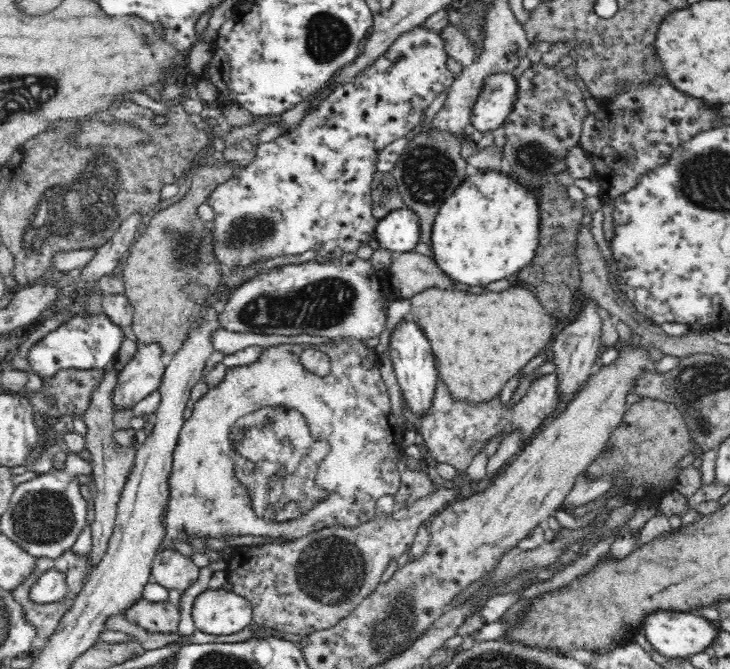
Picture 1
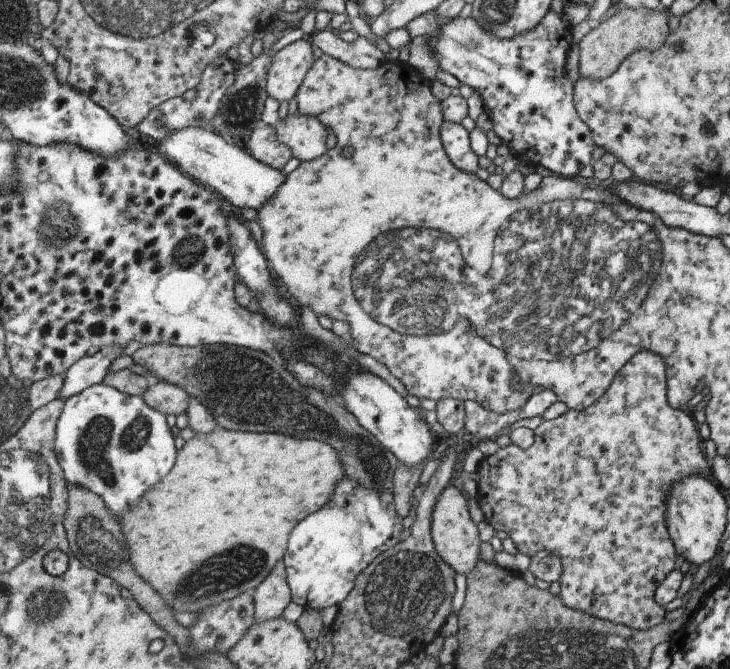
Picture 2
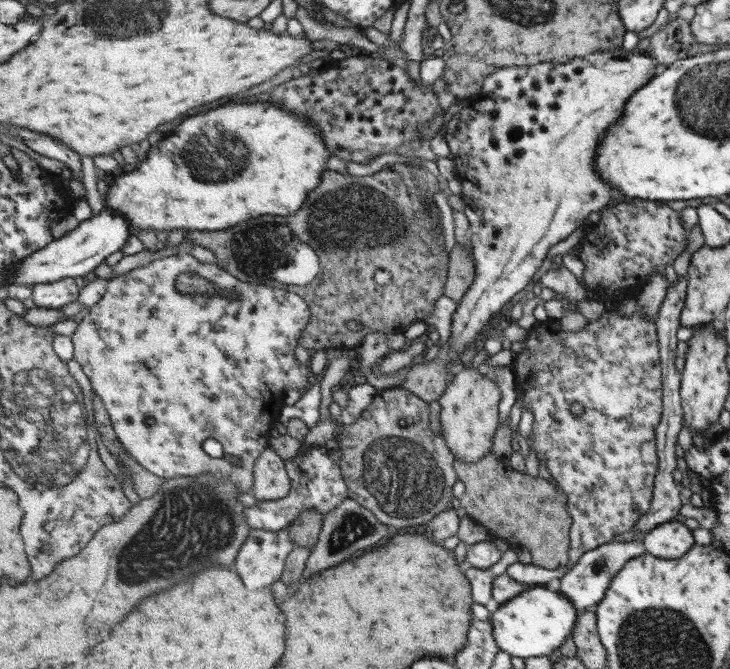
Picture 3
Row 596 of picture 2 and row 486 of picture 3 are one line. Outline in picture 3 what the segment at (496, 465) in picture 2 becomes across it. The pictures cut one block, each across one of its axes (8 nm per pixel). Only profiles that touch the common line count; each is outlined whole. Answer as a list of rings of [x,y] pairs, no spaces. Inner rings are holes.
[[[609,308],[599,320],[587,322],[587,326],[583,330],[577,332],[569,332],[561,328],[559,322],[555,320],[543,320],[537,322],[535,328],[531,328],[527,332],[527,338],[521,342],[521,352],[517,352],[517,358],[511,364],[511,370],[515,374],[515,386],[517,386],[517,400],[523,396],[523,410],[531,410],[533,412],[533,450],[537,454],[537,460],[545,460],[545,466],[551,474],[551,478],[561,486],[561,492],[567,496],[567,512],[569,518],[573,520],[571,524],[571,532],[569,532],[569,564],[575,566],[577,560],[589,552],[595,550],[597,546],[609,542],[613,536],[625,534],[629,530],[633,530],[635,522],[647,512],[651,500],[653,500],[653,482],[659,470],[659,458],[657,458],[657,442],[655,442],[655,426],[661,422],[663,416],[663,382],[661,382],[661,362],[659,362],[659,346],[657,346],[657,332],[655,332],[655,320],[657,314],[653,318],[645,318],[641,314],[641,308],[637,308],[637,312],[631,318],[625,318],[621,314],[615,312],[615,308]],[[571,402],[579,402],[583,406],[581,416],[573,416],[569,414],[569,404]]]

